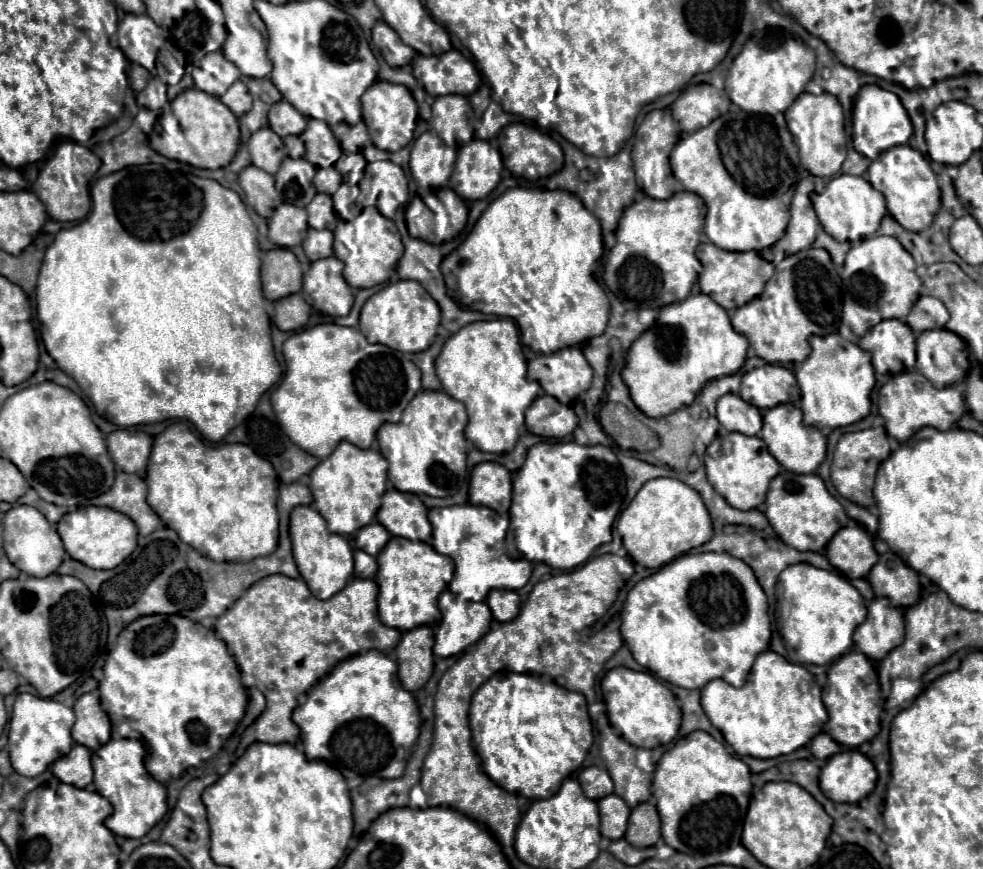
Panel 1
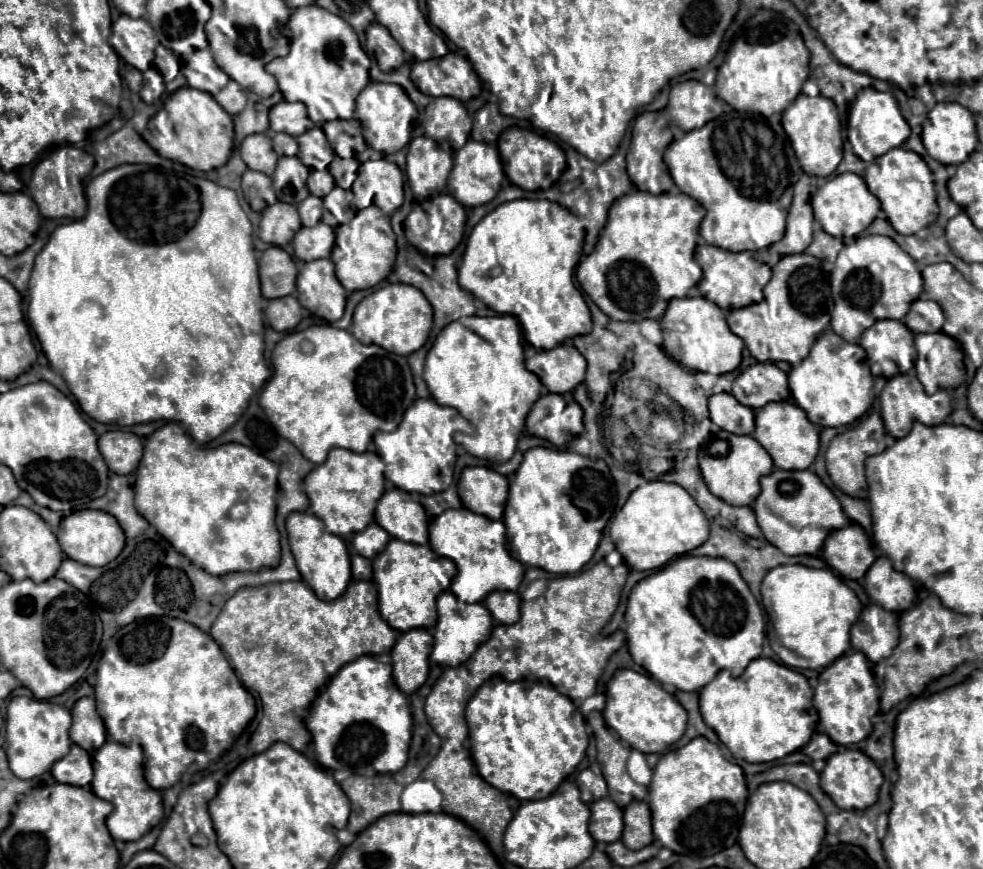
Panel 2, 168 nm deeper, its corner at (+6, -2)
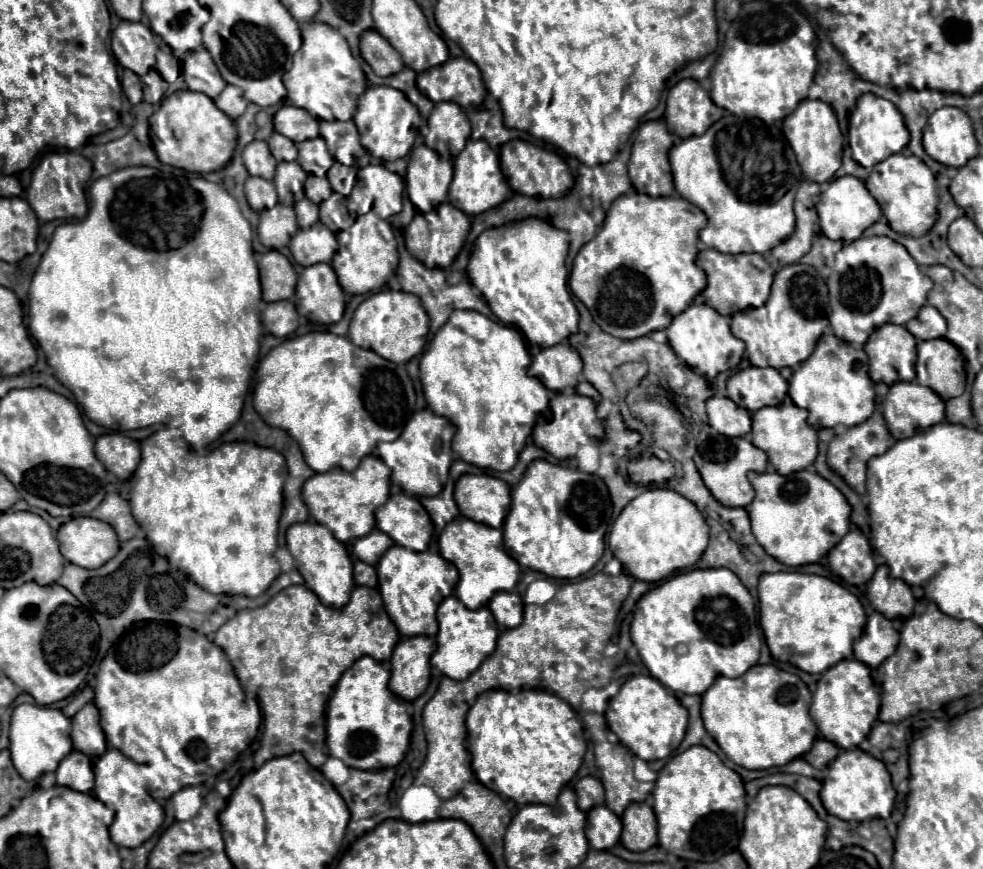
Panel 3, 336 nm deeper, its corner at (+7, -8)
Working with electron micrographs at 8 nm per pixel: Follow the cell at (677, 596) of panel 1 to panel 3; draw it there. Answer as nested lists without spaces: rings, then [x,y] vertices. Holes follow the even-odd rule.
[[[691,569],[679,573],[639,599],[639,605],[631,623],[631,639],[653,677],[661,677],[661,649],[697,649],[709,665],[713,665],[713,673],[721,673],[725,677],[741,677],[749,667],[757,665],[759,649],[761,649],[761,629],[755,617],[755,605],[749,591],[743,587],[739,577],[729,569]]]

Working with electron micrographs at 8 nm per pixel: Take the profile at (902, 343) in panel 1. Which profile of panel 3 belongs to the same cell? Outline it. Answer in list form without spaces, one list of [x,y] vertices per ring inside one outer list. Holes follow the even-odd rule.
[[[881,325],[860,349],[868,356],[868,373],[874,385],[915,379],[915,337],[903,325]]]

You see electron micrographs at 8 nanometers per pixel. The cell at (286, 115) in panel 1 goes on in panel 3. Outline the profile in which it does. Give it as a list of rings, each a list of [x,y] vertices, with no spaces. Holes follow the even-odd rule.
[[[283,105],[275,113],[275,131],[289,137],[293,143],[319,137],[317,119],[311,117],[305,109],[293,105]]]

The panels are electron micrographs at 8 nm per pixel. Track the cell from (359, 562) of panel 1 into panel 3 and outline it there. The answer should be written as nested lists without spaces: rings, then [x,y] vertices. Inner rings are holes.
[[[355,561],[355,583],[365,587],[377,587],[377,571],[373,565],[365,565],[363,561]]]

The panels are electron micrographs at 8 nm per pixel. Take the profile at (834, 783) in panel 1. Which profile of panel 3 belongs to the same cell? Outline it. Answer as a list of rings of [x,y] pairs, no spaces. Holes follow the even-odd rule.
[[[859,747],[839,753],[839,757],[829,765],[823,779],[821,801],[829,813],[843,821],[865,821],[865,819],[889,819],[895,805],[895,789],[891,775],[883,761],[871,757]]]

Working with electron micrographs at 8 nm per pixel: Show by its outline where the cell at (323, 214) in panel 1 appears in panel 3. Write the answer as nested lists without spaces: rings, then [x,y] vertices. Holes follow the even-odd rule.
[[[309,199],[297,201],[297,205],[293,205],[293,209],[297,213],[297,223],[301,229],[307,229],[309,225],[315,225],[319,221],[319,207]]]

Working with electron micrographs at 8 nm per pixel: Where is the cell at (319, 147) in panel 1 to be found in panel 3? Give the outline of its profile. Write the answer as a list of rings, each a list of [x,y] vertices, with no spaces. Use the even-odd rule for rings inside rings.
[[[321,137],[303,141],[303,143],[297,145],[297,149],[299,149],[297,163],[307,173],[313,173],[317,177],[323,177],[329,171],[329,167],[333,165],[333,157],[329,155],[329,151],[325,147],[325,141]]]

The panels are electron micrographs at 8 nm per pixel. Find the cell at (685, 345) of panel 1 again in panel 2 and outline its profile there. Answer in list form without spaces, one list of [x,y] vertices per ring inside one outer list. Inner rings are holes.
[[[704,297],[672,299],[670,307],[666,309],[664,317],[660,319],[660,327],[662,327],[662,335],[664,335],[664,343],[662,343],[664,353],[672,361],[680,363],[684,369],[688,369],[692,373],[702,371],[702,373],[722,375],[722,373],[734,371],[742,361],[744,341],[728,329],[720,307],[710,303]]]

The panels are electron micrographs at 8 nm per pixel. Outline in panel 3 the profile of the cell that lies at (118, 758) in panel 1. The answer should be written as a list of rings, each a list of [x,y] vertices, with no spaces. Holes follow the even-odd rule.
[[[107,749],[105,755],[99,757],[95,763],[95,797],[103,801],[109,809],[115,811],[115,821],[109,827],[111,839],[119,847],[129,847],[135,849],[143,845],[163,823],[163,807],[147,793],[143,777],[139,773],[139,765],[125,757],[117,749]]]

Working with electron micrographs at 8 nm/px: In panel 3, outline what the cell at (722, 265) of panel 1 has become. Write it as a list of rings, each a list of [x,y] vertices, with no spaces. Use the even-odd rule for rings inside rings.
[[[703,249],[697,257],[697,265],[707,273],[707,287],[703,289],[703,301],[721,315],[733,315],[747,307],[761,307],[767,301],[775,271],[757,253],[730,255],[717,249]]]

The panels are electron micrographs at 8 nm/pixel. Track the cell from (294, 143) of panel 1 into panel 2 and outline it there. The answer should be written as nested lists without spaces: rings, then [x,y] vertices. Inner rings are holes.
[[[274,133],[272,135],[272,141],[274,141],[274,151],[278,155],[286,155],[286,157],[292,157],[298,153],[298,143],[294,137],[286,135],[286,133]]]

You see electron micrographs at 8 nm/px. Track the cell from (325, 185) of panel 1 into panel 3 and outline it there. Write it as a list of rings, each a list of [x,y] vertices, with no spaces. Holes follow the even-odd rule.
[[[315,175],[307,177],[307,181],[305,181],[305,195],[307,195],[307,199],[311,199],[313,203],[321,203],[331,193],[333,193],[333,189],[331,189],[327,177],[315,177]]]

